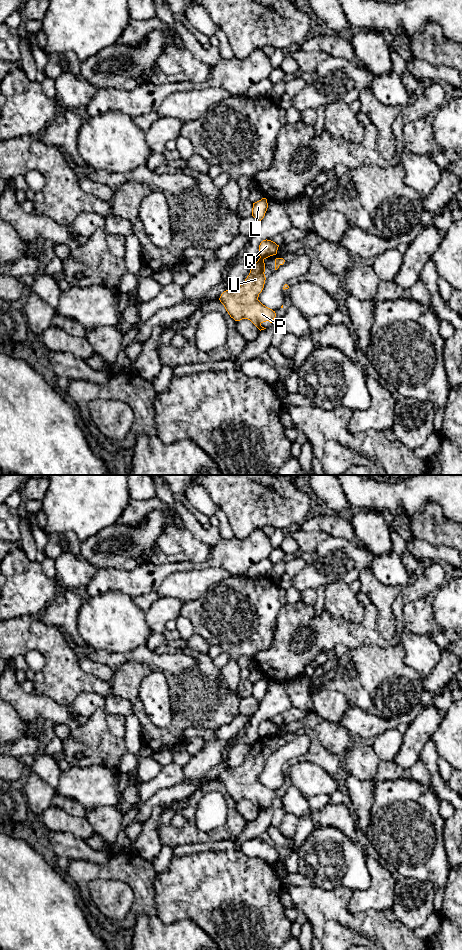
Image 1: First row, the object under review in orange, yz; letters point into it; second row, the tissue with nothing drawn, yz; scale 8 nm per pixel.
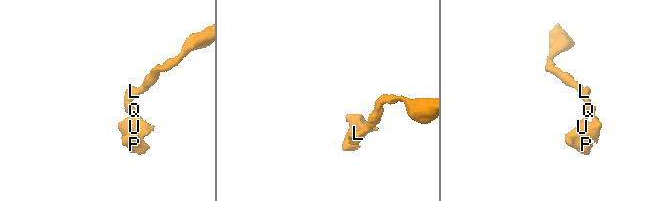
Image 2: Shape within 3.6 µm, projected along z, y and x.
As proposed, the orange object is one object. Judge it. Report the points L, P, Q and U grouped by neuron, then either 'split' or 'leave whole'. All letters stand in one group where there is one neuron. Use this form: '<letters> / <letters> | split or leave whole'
L Q / P U | split

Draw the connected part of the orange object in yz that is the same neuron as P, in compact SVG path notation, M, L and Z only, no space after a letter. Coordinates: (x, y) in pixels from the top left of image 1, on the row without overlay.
M259 738L251 747L250 753L245 761L238 767L224 771L219 780L224 785L226 791L235 801L242 799L250 800L260 811L266 808L262 807L263 802L269 801L272 803L276 797L275 791L263 785L259 780L259 774L262 772L265 764L265 743L264 739Z

